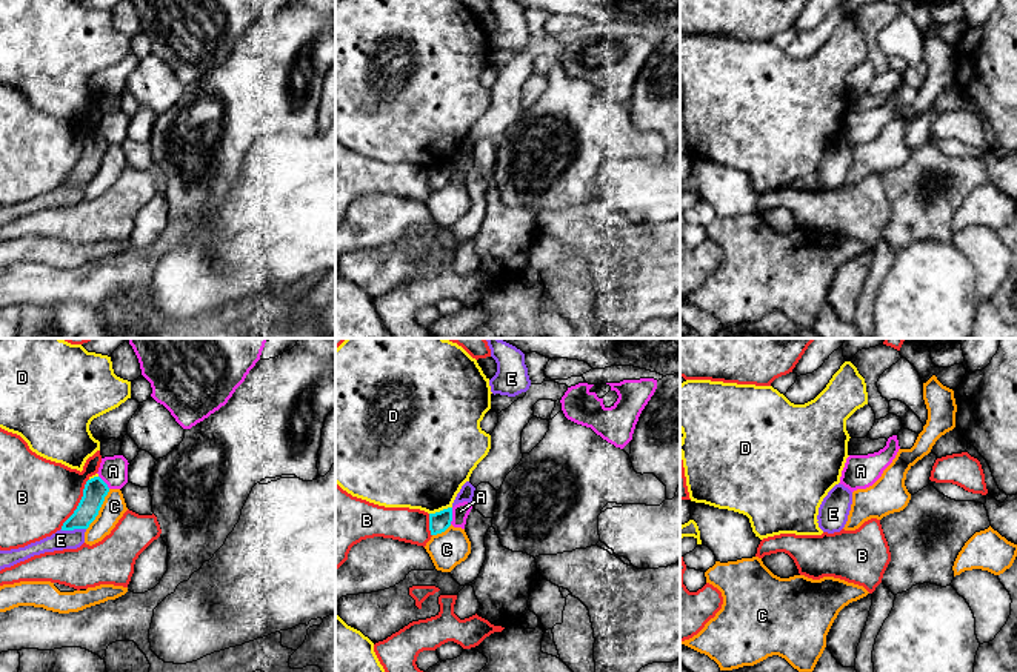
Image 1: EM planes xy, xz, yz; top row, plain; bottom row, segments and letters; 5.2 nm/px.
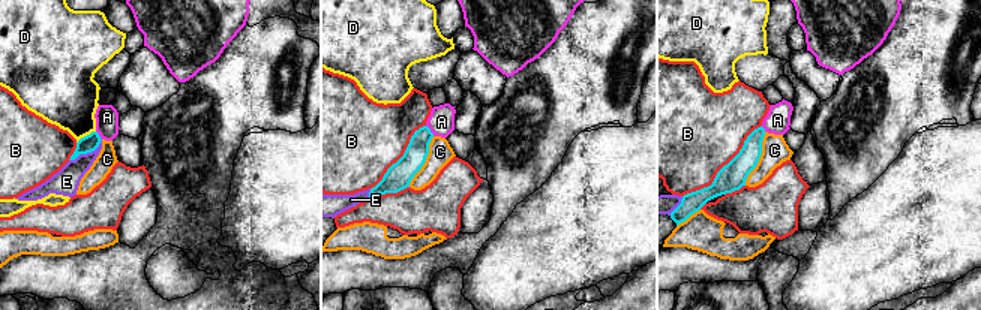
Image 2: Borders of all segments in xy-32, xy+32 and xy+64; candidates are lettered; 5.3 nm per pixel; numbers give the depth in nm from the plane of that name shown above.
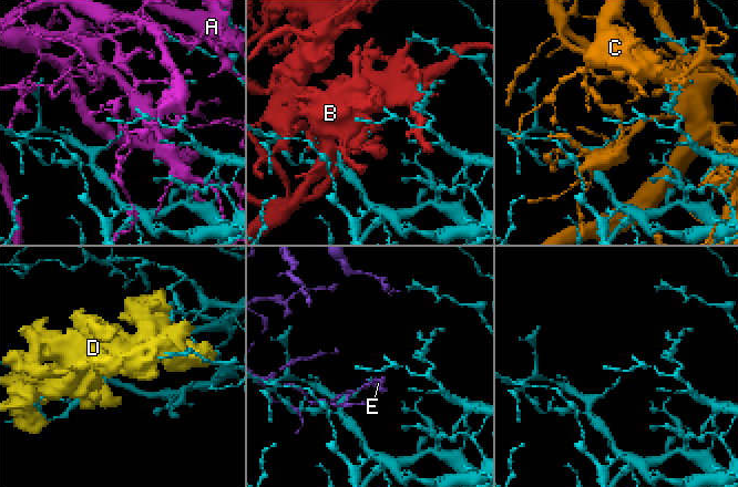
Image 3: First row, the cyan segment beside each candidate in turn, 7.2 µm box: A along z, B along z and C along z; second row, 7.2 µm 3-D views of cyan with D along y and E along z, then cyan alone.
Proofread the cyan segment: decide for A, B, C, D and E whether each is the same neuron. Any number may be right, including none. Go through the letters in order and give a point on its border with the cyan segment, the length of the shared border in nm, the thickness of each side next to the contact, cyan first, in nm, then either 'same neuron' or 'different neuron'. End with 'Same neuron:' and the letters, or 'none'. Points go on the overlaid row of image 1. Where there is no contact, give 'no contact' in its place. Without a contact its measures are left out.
A: xz (451, 515) | 90 nm | 110/90 nm | different neuron
B: xy (79, 503) | 300 nm | 120/400 nm | different neuron
C: xy (99, 509) | 240 nm | 120/120 nm | different neuron
D: xz (440, 511) | 130 nm | 110/460 nm | different neuron
E: xy (73, 529) | 140 nm | 120/100 nm | different neuron
Same neuron: none

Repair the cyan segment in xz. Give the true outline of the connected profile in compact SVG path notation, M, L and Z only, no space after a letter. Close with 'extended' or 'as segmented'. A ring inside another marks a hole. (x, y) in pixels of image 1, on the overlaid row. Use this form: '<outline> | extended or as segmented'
M452 507L443 509L435 514L429 514L429 531L431 535L445 532L452 521Z | as segmented

